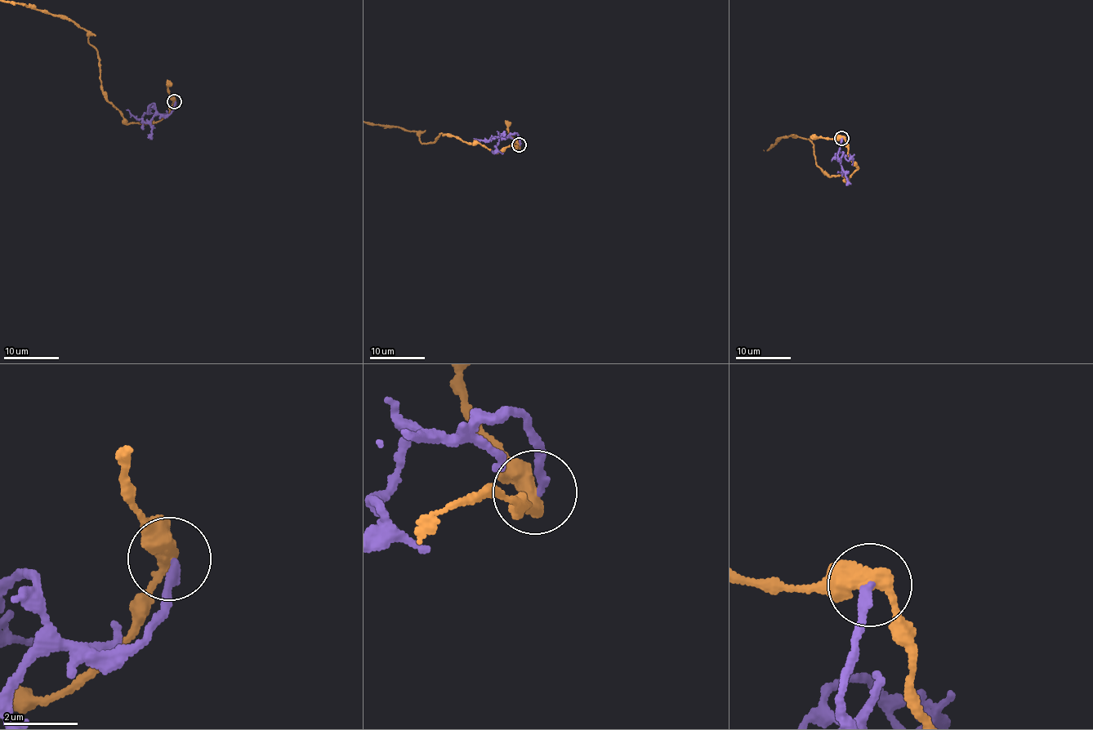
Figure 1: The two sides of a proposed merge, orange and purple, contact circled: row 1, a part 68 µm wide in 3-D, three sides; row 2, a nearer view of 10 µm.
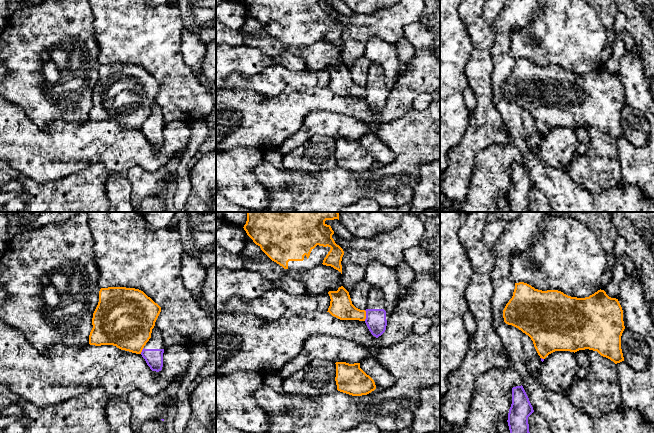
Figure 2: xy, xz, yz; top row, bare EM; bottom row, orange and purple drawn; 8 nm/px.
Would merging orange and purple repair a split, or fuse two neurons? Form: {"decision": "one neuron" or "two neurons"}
{"decision": "two neurons"}

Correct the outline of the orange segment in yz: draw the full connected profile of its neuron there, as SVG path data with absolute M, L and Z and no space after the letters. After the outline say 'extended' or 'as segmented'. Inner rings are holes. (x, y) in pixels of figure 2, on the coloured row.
M515 283L512 298L503 310L504 322L528 335L540 356L545 359L555 351L597 351L615 364L624 361L621 336L625 329L623 310L616 298L598 290L585 298L571 297L558 290L542 291L531 285Z; as segmented

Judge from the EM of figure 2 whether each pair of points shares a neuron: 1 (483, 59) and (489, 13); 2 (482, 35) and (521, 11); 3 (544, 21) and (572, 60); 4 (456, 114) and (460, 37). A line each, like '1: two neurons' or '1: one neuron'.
1: two neurons
2: two neurons
3: one neuron
4: one neuron

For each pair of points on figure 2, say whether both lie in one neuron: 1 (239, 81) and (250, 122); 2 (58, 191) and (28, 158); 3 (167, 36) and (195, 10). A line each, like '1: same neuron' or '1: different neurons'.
1: different neurons
2: different neurons
3: different neurons

